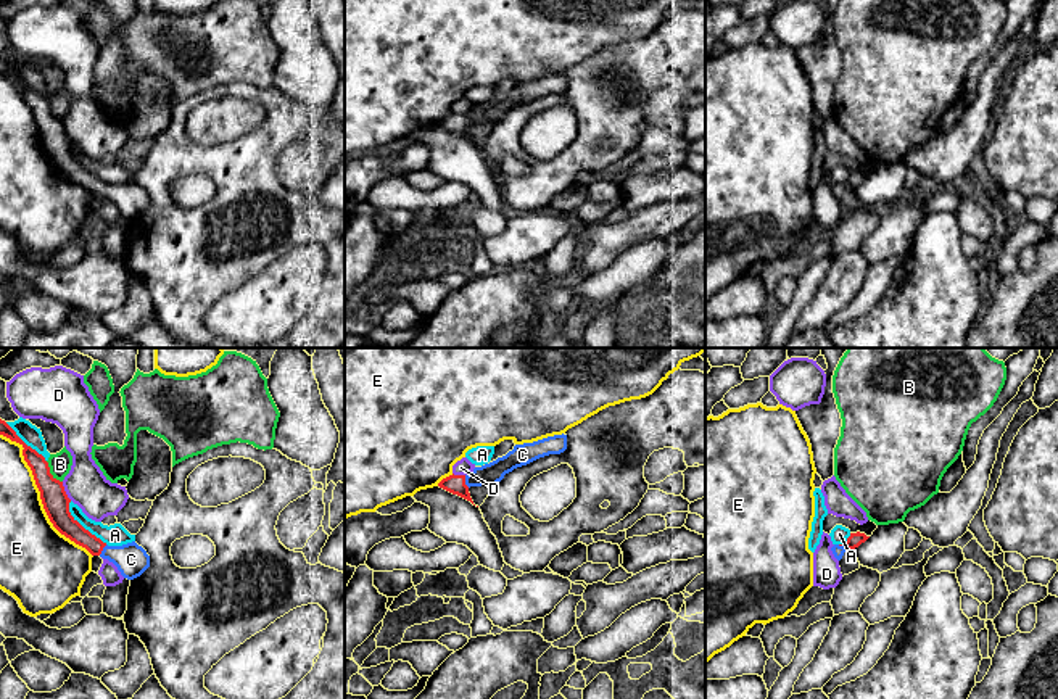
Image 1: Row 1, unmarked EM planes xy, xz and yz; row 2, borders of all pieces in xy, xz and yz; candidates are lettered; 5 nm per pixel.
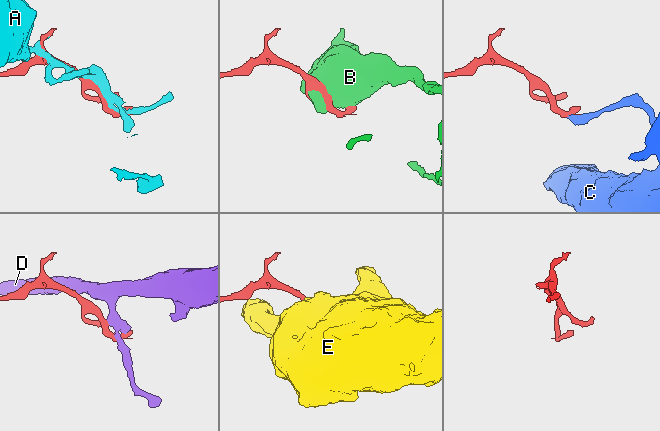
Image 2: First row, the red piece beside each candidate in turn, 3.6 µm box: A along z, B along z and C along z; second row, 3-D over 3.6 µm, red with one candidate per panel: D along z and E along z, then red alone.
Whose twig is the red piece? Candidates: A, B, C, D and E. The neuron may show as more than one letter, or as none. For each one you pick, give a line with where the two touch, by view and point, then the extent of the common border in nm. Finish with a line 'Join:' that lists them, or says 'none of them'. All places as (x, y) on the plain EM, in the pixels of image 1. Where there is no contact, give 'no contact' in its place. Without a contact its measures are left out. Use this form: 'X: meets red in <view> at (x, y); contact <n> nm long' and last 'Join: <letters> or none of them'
C: meets red in xz at (464, 121); contact 70 nm long
Join: C

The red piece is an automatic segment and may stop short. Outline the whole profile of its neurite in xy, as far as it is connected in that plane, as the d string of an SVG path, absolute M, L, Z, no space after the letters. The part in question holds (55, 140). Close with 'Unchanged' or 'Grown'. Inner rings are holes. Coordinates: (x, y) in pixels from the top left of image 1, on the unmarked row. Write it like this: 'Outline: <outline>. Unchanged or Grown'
Outline: M0 58L0 74L19 82L24 100L32 110L35 124L40 130L43 148L53 163L53 166L74 180L85 187L92 195L100 195L113 201L121 214L127 219L140 216L150 206L150 195L135 180L122 185L108 185L100 177L85 169L69 151L69 142L63 121L56 119L50 113L48 101L42 93L27 85L16 71Z. Grown

